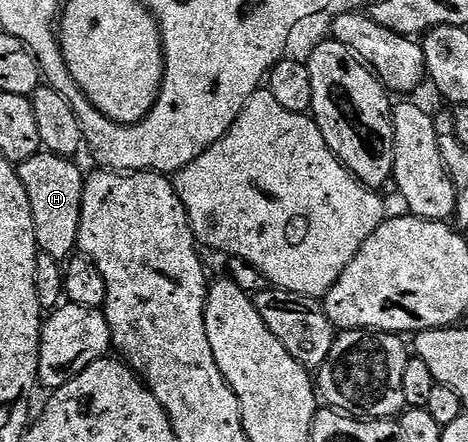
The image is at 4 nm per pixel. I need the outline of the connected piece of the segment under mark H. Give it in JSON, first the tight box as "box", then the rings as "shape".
{"box":[17,151,84,262],"shape":[[[40,151],[32,155],[32,159],[17,166],[18,178],[32,207],[32,223],[36,231],[38,252],[52,255],[52,259],[61,262],[75,256],[80,235],[84,173],[81,173],[74,164],[71,158]]]}

